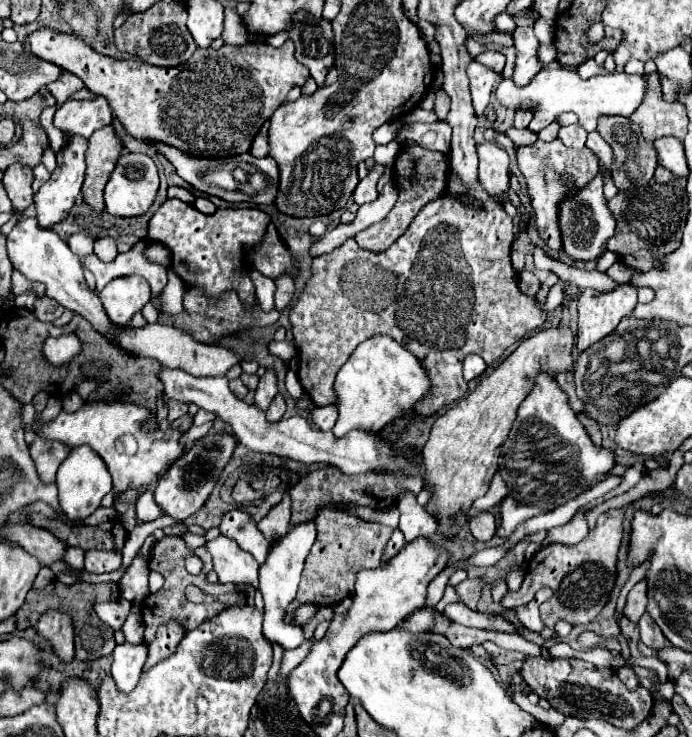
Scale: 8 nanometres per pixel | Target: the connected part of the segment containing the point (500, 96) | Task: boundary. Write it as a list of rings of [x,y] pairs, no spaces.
[[[552,65],[552,67],[540,69],[534,75],[534,79],[524,87],[516,85],[512,79],[502,79],[494,91],[494,97],[506,109],[530,111],[534,115],[530,123],[530,131],[534,133],[548,127],[558,115],[570,113],[570,111],[578,115],[578,123],[586,131],[594,131],[596,121],[602,115],[630,117],[634,113],[634,109],[644,99],[644,79],[642,75],[628,75],[628,73],[608,73],[608,75],[596,75],[590,79],[582,79],[578,71],[572,67]]]

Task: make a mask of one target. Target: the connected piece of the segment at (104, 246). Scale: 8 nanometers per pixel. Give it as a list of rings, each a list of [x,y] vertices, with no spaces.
[[[100,235],[94,245],[94,253],[102,261],[112,261],[116,257],[116,241],[110,235]]]

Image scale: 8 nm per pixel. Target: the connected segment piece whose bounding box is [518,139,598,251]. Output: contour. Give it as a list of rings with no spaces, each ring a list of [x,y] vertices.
[[[538,139],[532,145],[518,147],[518,167],[526,179],[528,195],[534,207],[534,223],[540,231],[540,237],[548,243],[550,249],[560,251],[562,249],[562,233],[558,223],[560,203],[576,195],[598,175],[598,159],[588,147],[570,149],[560,139],[554,139],[552,143]]]

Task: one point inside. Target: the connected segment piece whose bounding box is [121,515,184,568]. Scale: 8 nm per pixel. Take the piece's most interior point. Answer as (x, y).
(136, 538)

